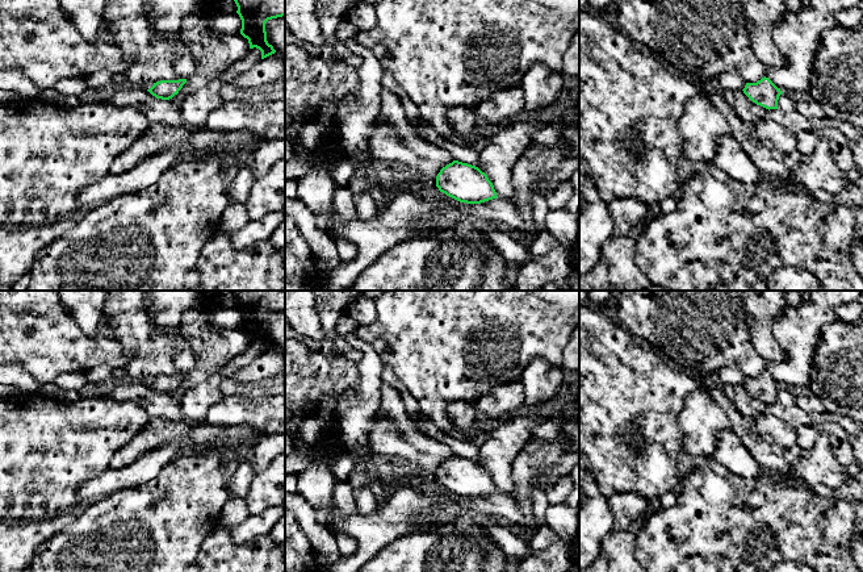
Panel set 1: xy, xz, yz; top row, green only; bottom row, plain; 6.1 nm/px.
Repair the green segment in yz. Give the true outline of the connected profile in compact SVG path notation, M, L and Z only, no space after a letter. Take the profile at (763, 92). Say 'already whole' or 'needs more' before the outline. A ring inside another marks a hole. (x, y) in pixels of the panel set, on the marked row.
already whole; M762 78L757 83L746 83L743 93L757 105L766 109L778 109L779 96L783 93L768 78Z

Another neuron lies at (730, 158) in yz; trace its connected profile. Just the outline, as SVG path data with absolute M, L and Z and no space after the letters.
M730 133L719 138L713 162L729 178L743 184L755 184L764 178Z

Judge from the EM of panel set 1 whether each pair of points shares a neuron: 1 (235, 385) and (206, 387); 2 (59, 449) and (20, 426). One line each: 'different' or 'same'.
1: different
2: same

